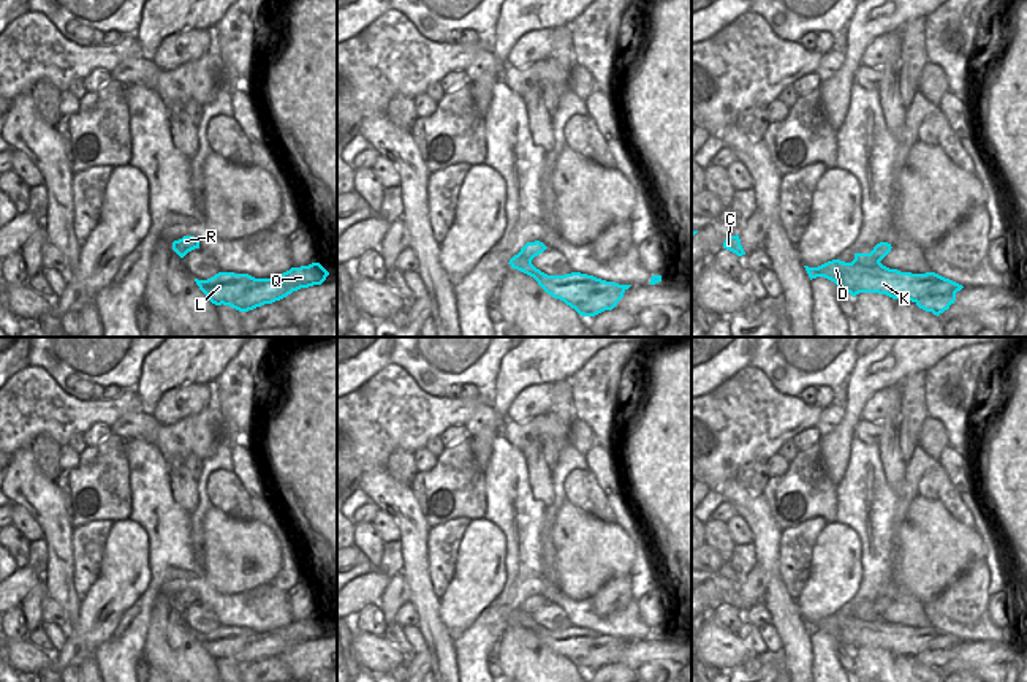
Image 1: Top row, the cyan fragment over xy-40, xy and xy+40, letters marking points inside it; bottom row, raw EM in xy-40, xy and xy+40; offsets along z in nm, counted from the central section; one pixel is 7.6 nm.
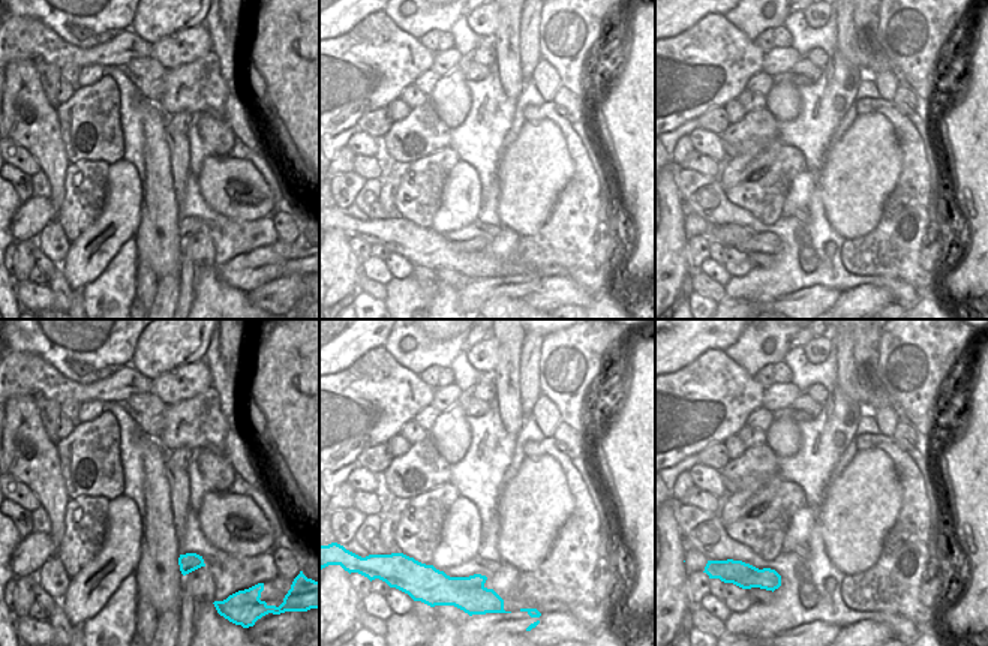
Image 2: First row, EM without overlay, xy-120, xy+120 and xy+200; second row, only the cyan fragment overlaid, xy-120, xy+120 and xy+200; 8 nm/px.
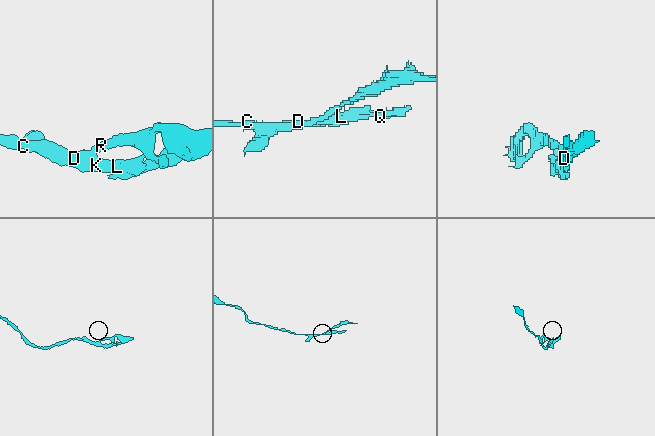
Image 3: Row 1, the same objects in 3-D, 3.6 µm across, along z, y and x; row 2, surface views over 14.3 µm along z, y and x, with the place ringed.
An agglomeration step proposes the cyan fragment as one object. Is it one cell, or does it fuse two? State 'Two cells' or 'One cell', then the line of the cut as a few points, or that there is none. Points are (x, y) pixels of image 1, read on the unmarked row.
One cell. No split.

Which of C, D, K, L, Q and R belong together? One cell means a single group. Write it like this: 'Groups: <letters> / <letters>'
Groups: C D K L Q R.

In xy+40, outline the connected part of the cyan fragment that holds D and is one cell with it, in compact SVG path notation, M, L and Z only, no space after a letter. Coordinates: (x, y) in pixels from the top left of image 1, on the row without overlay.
M880 597L870 608L855 608L851 617L832 614L818 622L804 622L810 635L824 631L853 652L859 647L886 649L892 654L911 655L937 671L954 658L962 639L935 627L911 628L883 620L880 616L891 603L891 598Z

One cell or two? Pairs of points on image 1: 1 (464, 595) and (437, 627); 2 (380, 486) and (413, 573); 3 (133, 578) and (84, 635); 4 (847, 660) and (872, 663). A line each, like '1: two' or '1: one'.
1: two
2: one
3: one
4: two

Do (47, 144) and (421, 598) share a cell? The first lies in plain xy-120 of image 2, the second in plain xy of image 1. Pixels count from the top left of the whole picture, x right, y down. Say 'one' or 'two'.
one

